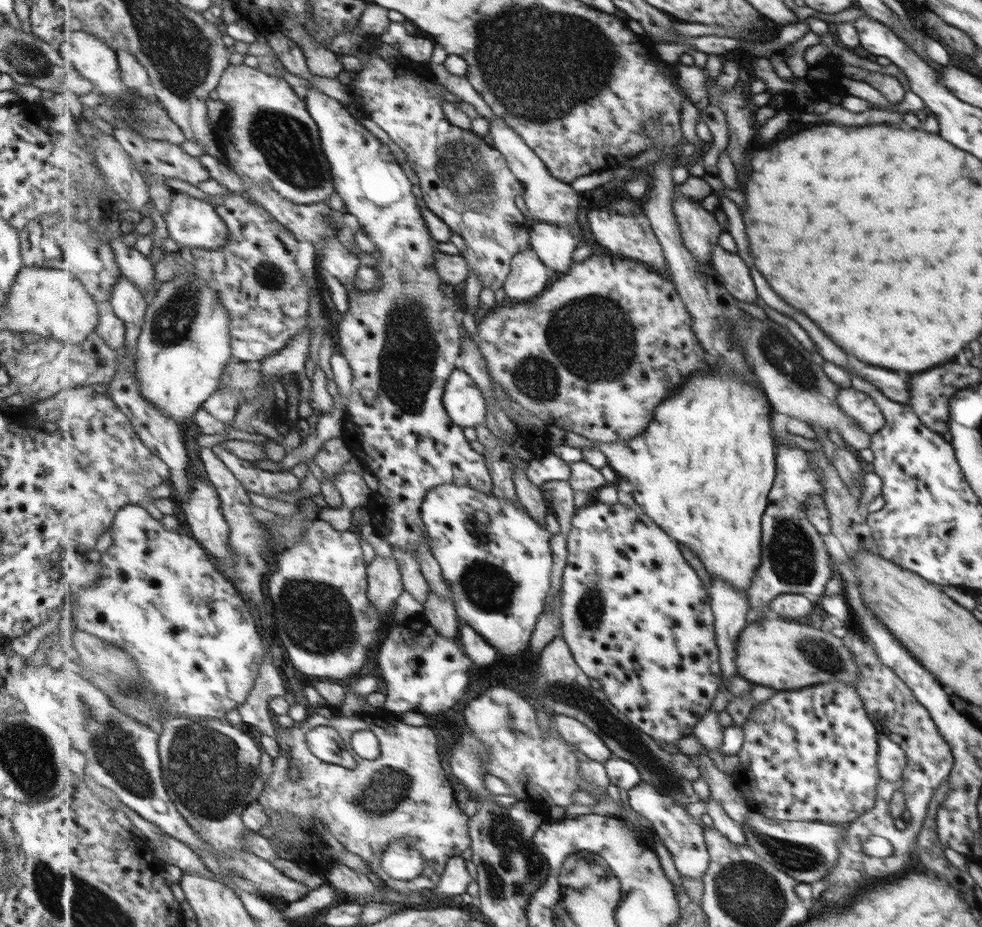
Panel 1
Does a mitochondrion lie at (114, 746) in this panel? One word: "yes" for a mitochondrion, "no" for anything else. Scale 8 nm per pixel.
yes

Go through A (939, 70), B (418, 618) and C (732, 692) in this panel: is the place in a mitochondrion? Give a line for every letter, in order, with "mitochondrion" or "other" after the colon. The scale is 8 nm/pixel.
A: other
B: other
C: other

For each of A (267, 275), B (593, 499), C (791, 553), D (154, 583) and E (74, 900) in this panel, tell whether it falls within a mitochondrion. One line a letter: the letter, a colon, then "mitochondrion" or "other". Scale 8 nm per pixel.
A: mitochondrion
B: other
C: mitochondrion
D: other
E: mitochondrion

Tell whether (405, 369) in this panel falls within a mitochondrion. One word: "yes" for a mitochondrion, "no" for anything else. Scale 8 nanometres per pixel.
yes

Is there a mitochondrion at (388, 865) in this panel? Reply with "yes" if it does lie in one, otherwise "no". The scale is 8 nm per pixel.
no

